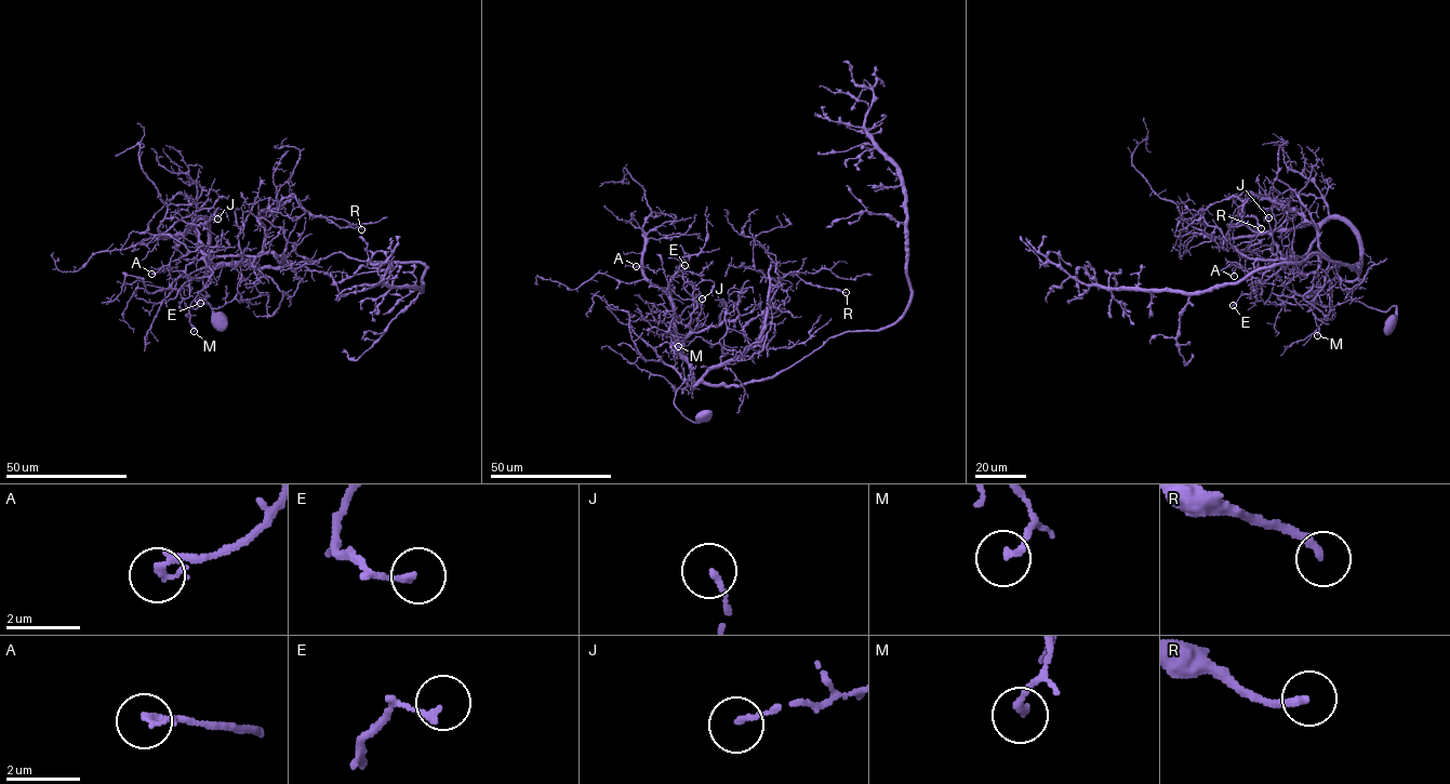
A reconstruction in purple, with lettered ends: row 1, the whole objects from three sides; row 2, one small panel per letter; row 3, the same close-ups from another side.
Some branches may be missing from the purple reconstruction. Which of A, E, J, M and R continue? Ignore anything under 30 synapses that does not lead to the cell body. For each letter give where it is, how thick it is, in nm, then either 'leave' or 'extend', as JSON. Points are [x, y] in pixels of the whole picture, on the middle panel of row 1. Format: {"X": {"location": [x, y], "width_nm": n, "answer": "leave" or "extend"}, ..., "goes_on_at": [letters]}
{"A": {"location": [636, 266], "width_nm": 200, "answer": "leave"}, "E": {"location": [684, 265], "width_nm": 160, "answer": "leave"}, "J": {"location": [702, 299], "width_nm": 140, "answer": "leave"}, "M": {"location": [678, 346], "width_nm": 160, "answer": "leave"}, "R": {"location": [846, 292], "width_nm": 220, "answer": "extend"}, "goes_on_at": ["R"]}

